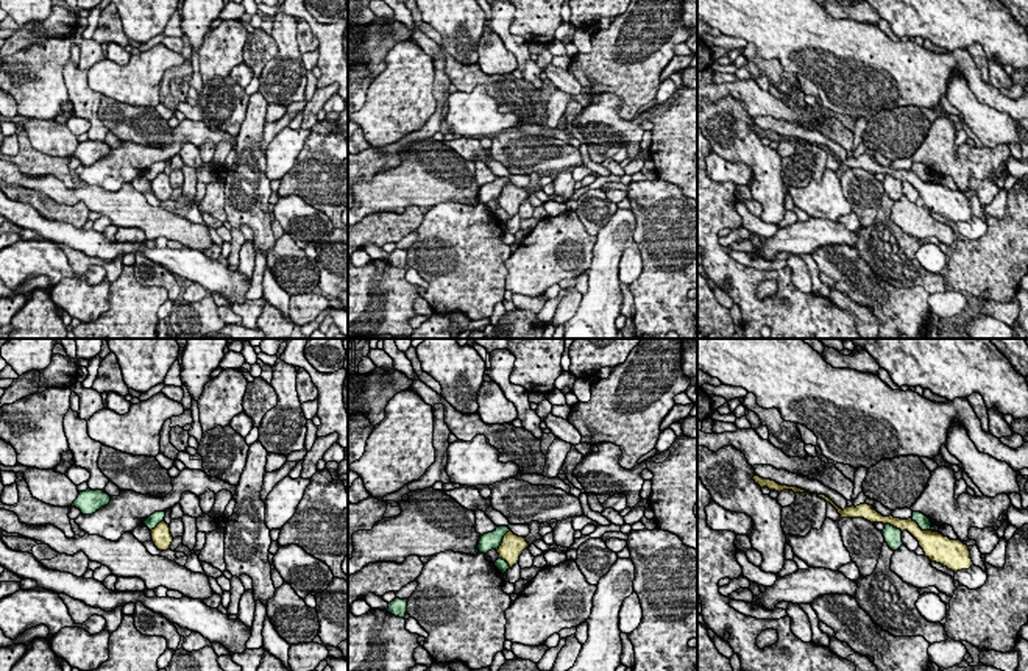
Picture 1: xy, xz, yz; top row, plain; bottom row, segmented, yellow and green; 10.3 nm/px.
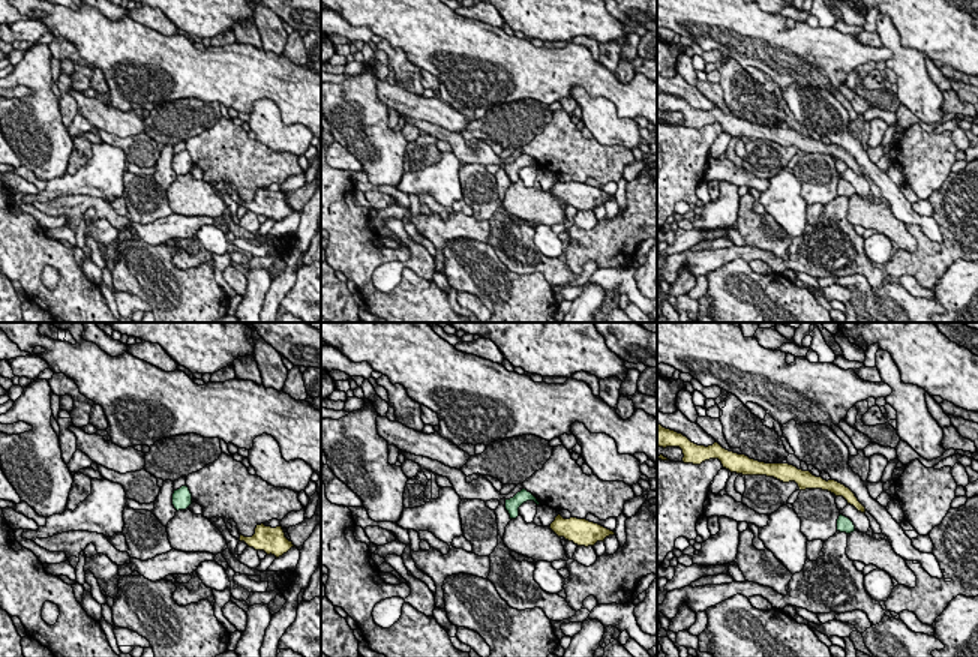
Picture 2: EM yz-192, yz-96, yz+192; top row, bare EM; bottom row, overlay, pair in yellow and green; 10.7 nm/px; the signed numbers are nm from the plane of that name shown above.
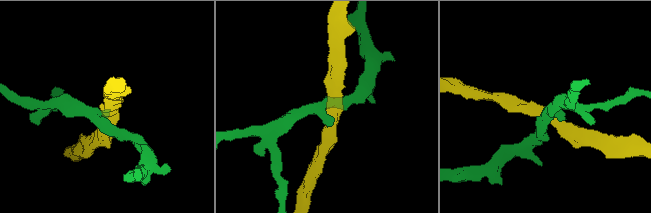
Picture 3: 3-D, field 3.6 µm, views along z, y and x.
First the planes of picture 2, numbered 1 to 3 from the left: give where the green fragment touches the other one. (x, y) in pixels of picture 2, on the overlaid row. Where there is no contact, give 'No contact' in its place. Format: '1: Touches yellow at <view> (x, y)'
1: No contact
2: No contact
3: No contact

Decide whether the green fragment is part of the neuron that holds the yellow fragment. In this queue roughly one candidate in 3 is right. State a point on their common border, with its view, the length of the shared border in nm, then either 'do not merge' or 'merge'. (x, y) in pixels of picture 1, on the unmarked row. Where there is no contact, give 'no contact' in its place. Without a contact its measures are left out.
yz (919, 178) | 240 nm | do not merge

